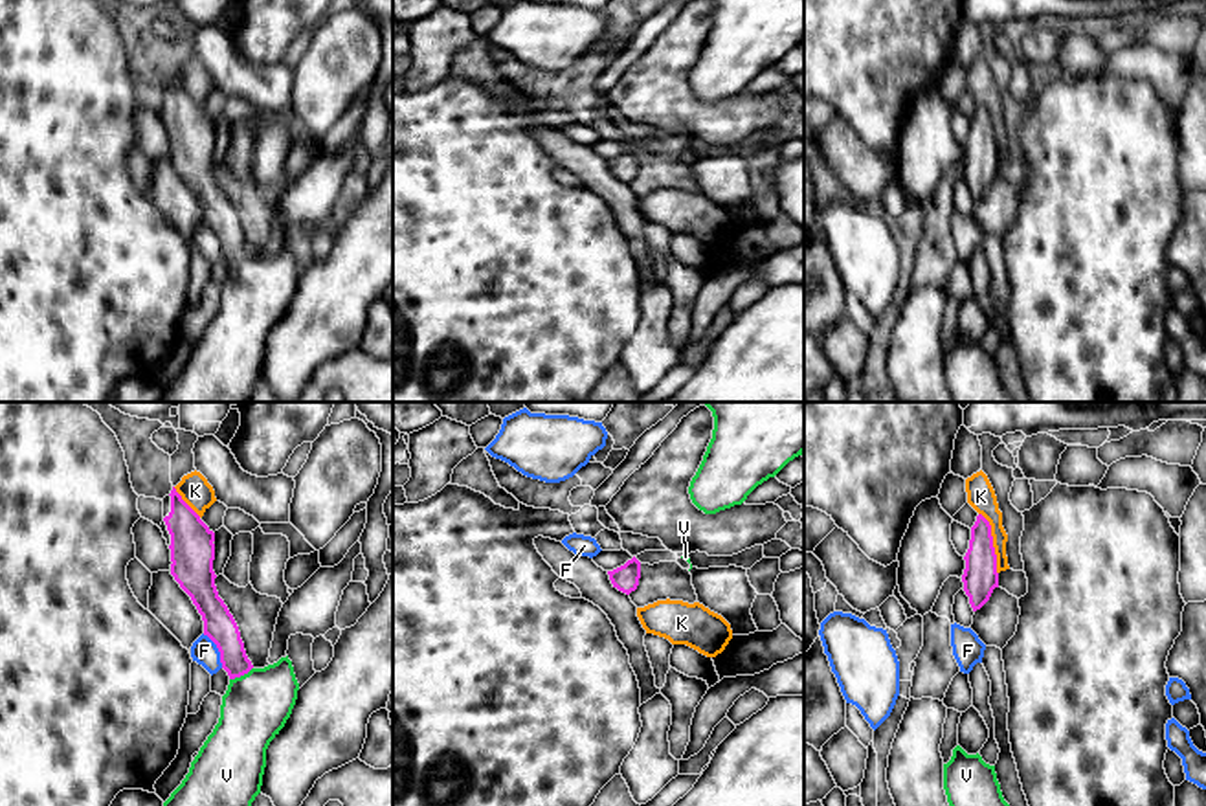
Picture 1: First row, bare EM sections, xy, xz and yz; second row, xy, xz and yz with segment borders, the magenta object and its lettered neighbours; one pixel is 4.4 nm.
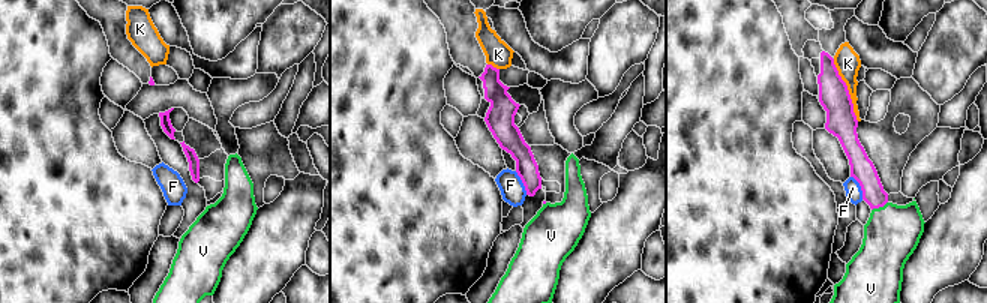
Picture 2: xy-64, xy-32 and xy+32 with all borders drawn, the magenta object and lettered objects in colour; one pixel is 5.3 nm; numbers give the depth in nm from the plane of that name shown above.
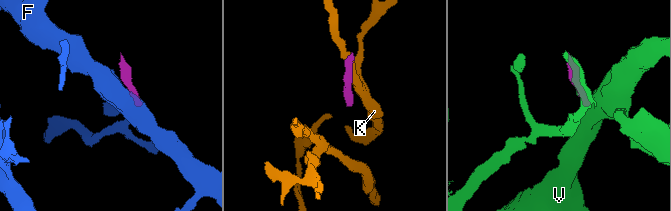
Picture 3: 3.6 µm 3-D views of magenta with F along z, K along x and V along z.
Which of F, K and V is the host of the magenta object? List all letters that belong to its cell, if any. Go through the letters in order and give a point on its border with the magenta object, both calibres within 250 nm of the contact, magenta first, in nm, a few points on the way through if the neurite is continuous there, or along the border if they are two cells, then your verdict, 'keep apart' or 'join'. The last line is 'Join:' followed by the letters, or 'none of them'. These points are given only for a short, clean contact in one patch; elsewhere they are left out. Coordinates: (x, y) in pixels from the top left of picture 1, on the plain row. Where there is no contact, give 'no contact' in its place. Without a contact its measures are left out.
F: contact xy (219, 239); calibres 140 and 110 nm; border xy (202, 223), (215, 234), (223, 256); keep apart
K: contact yz (992, 133); calibres 150 and 120 nm; border yz (979, 101), (990, 114), (997, 162); keep apart
V: contact xy (241, 263); calibres 140 and 300 nm; way xy (219, 213), (241, 263), (256, 285), (256, 294); join
Join: V

